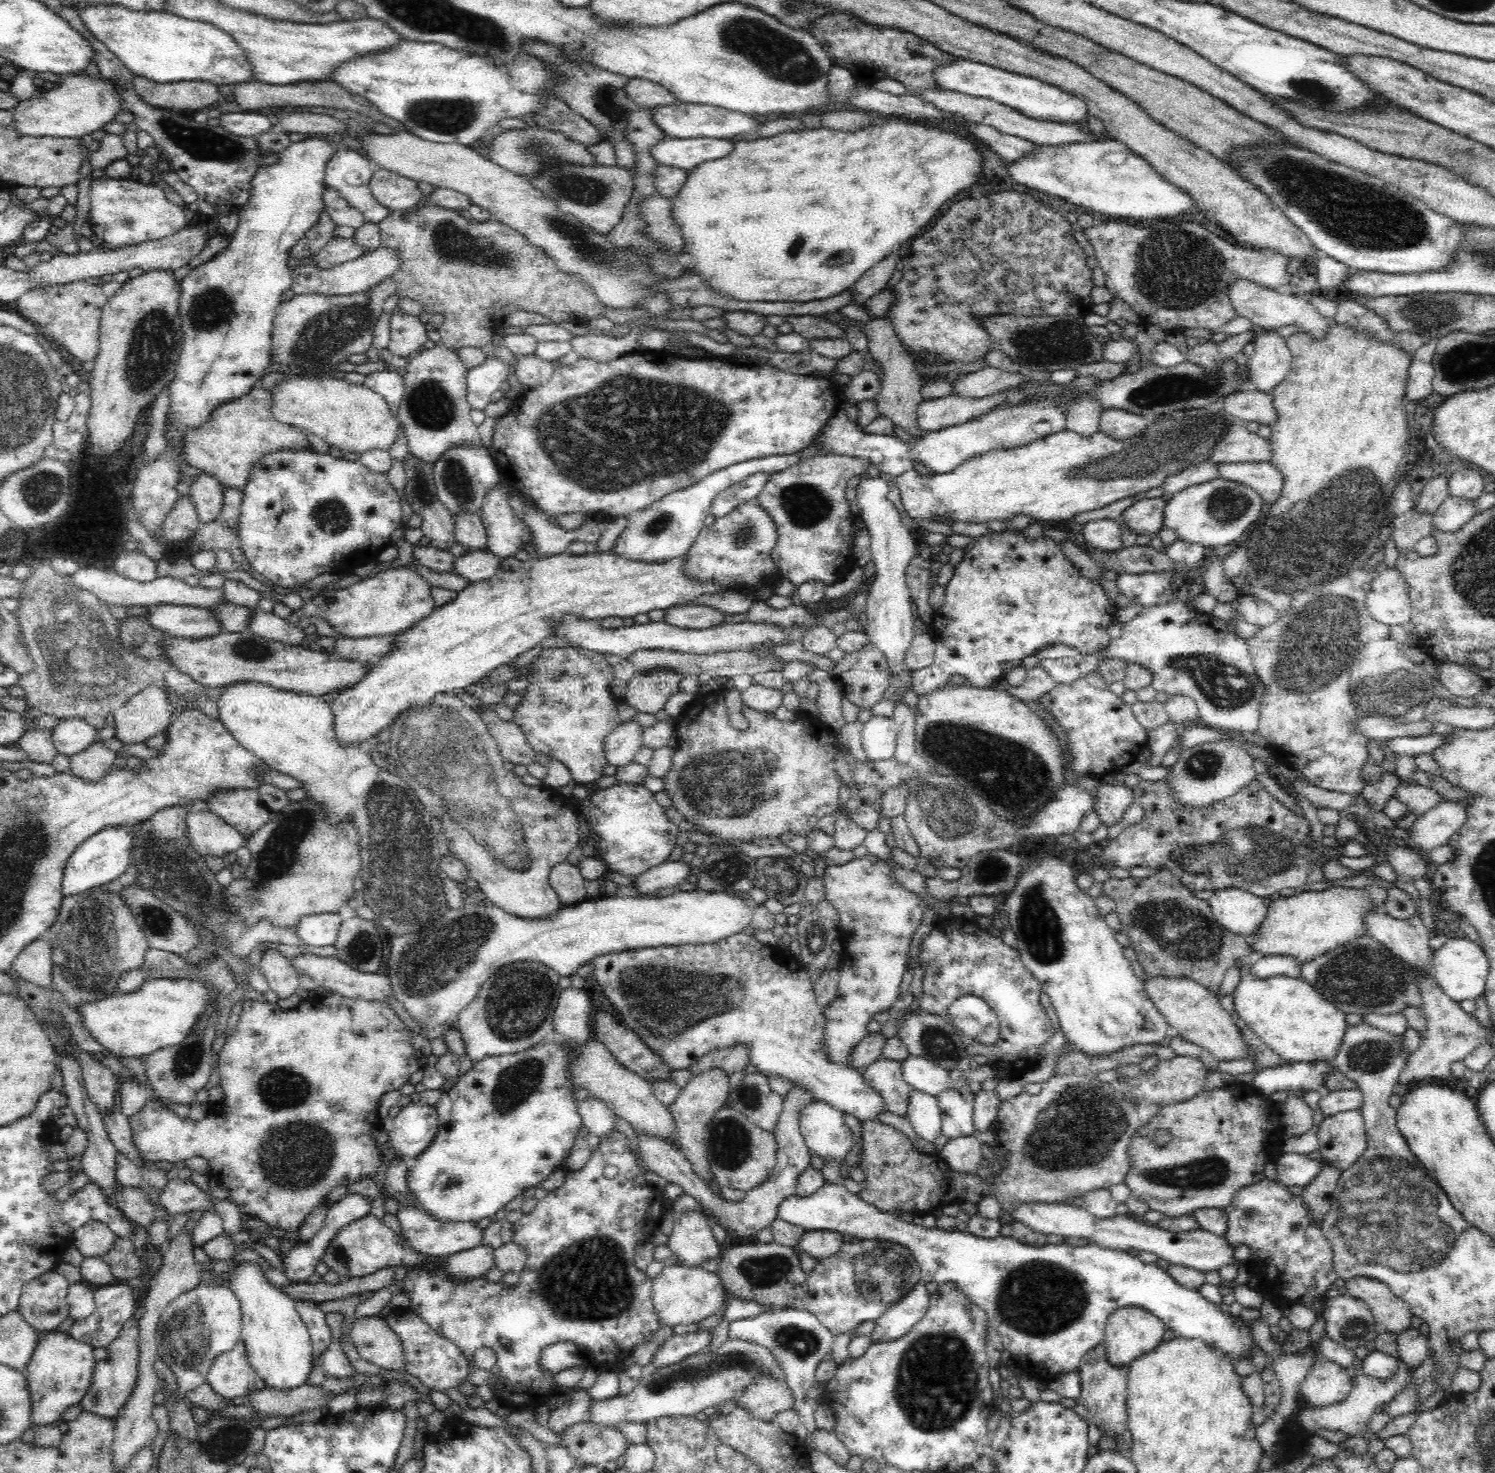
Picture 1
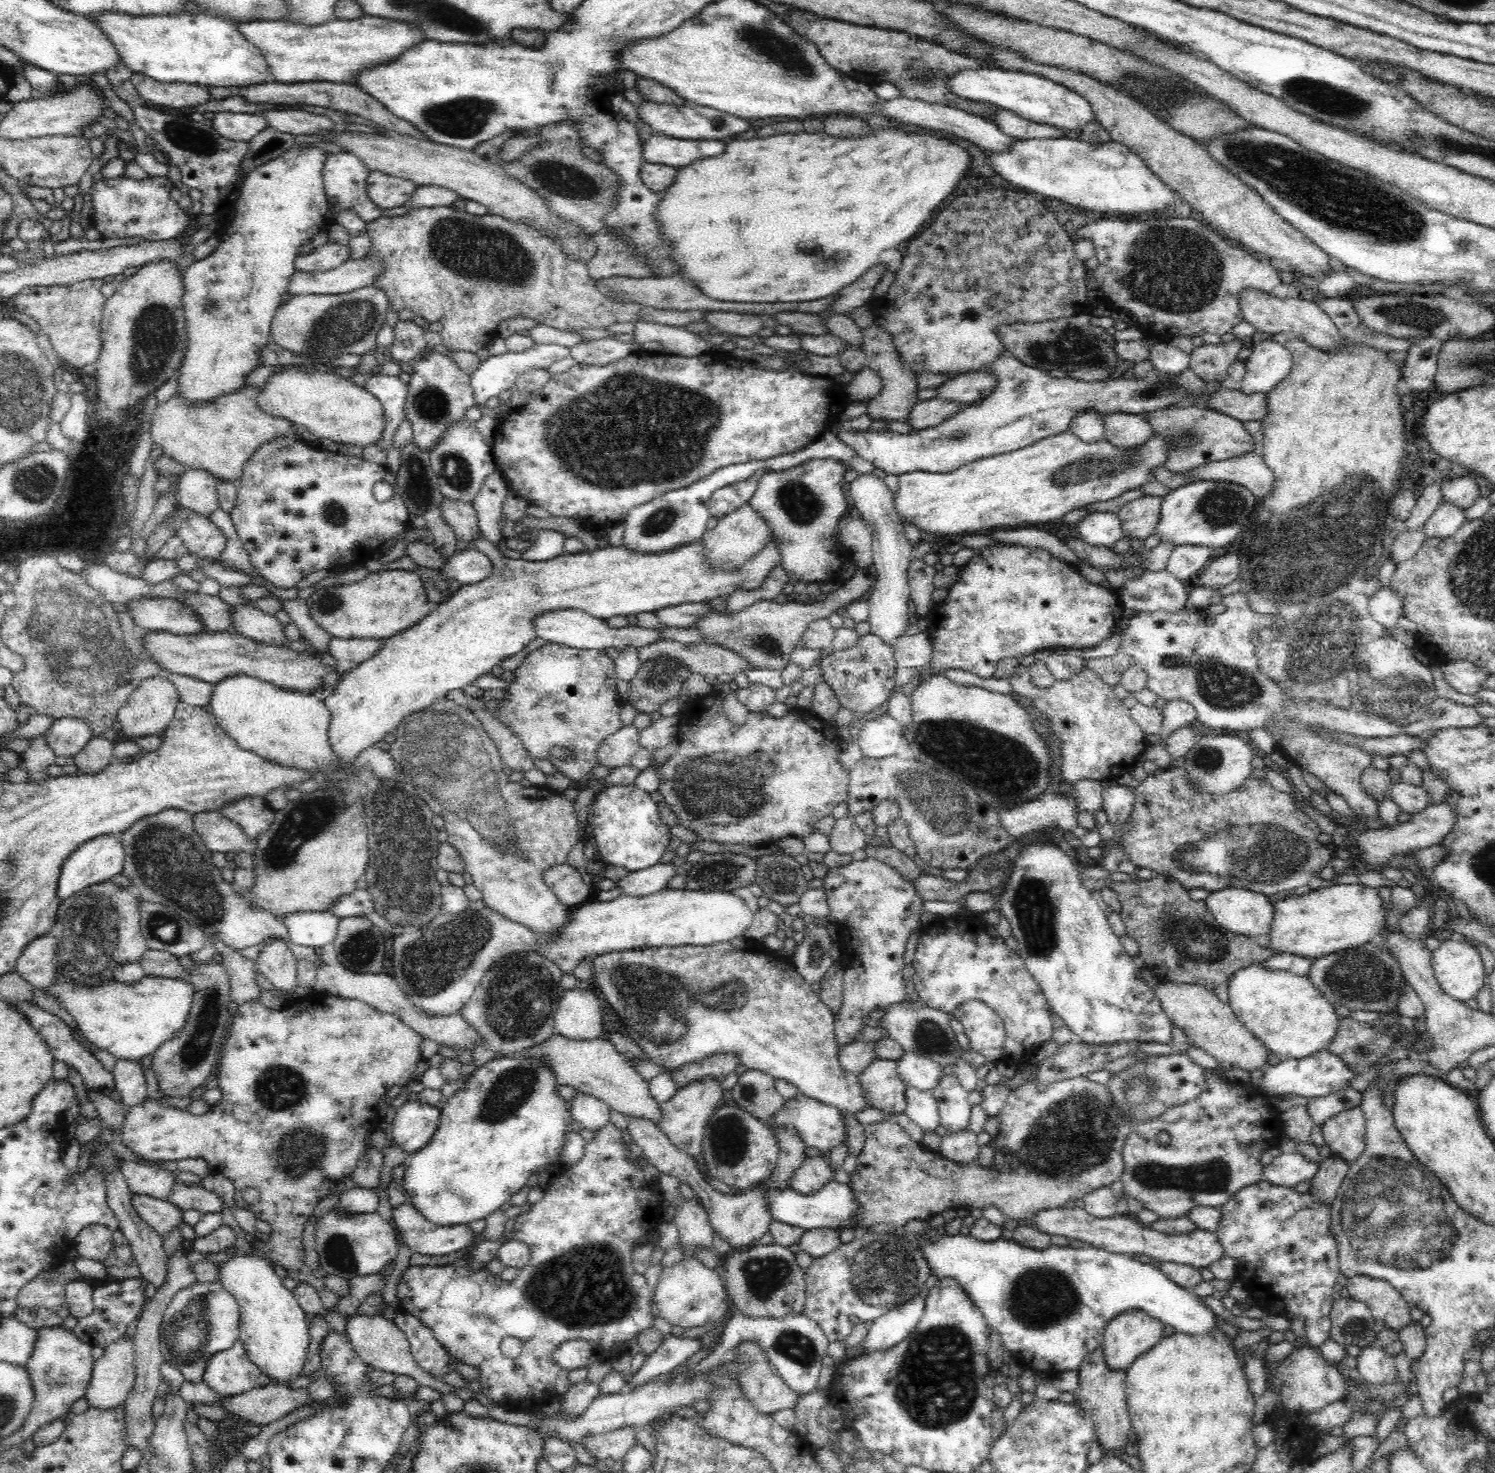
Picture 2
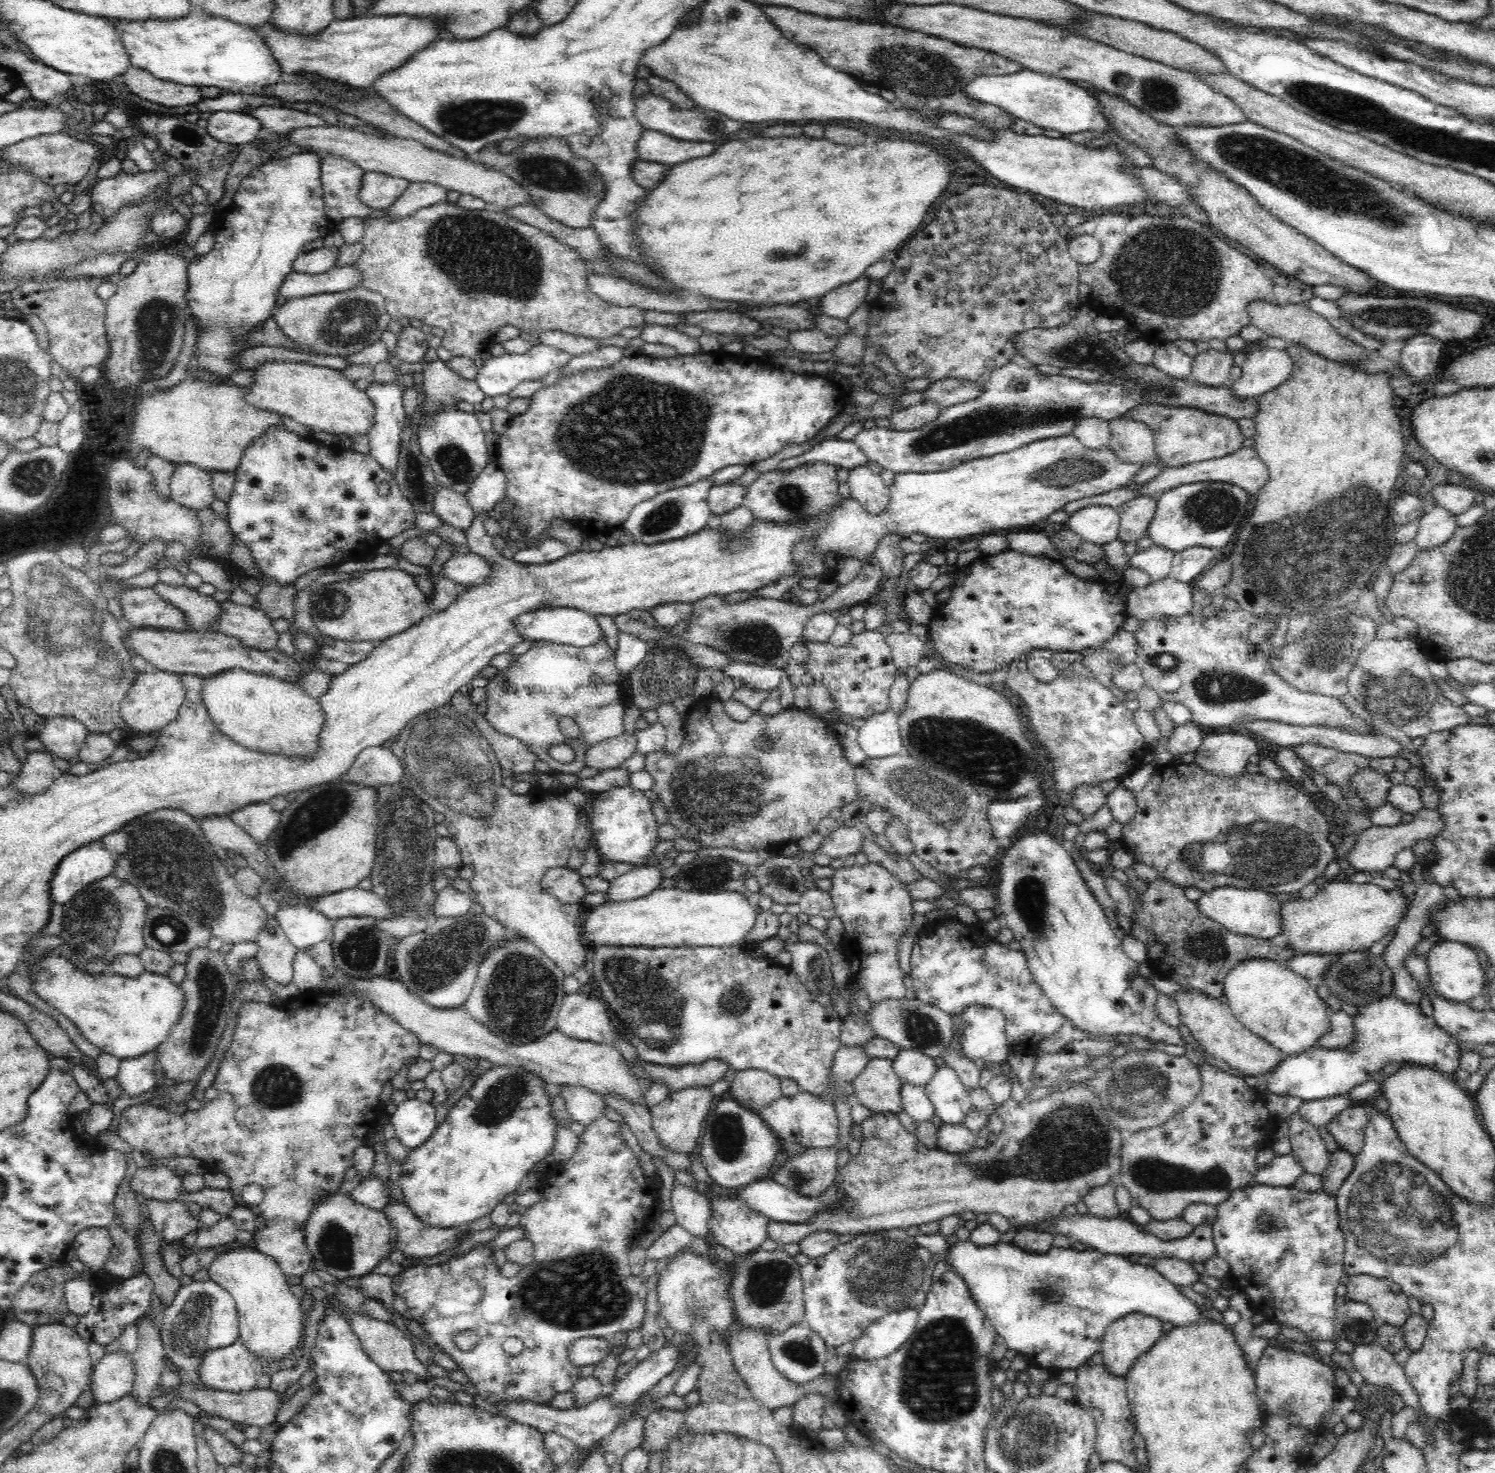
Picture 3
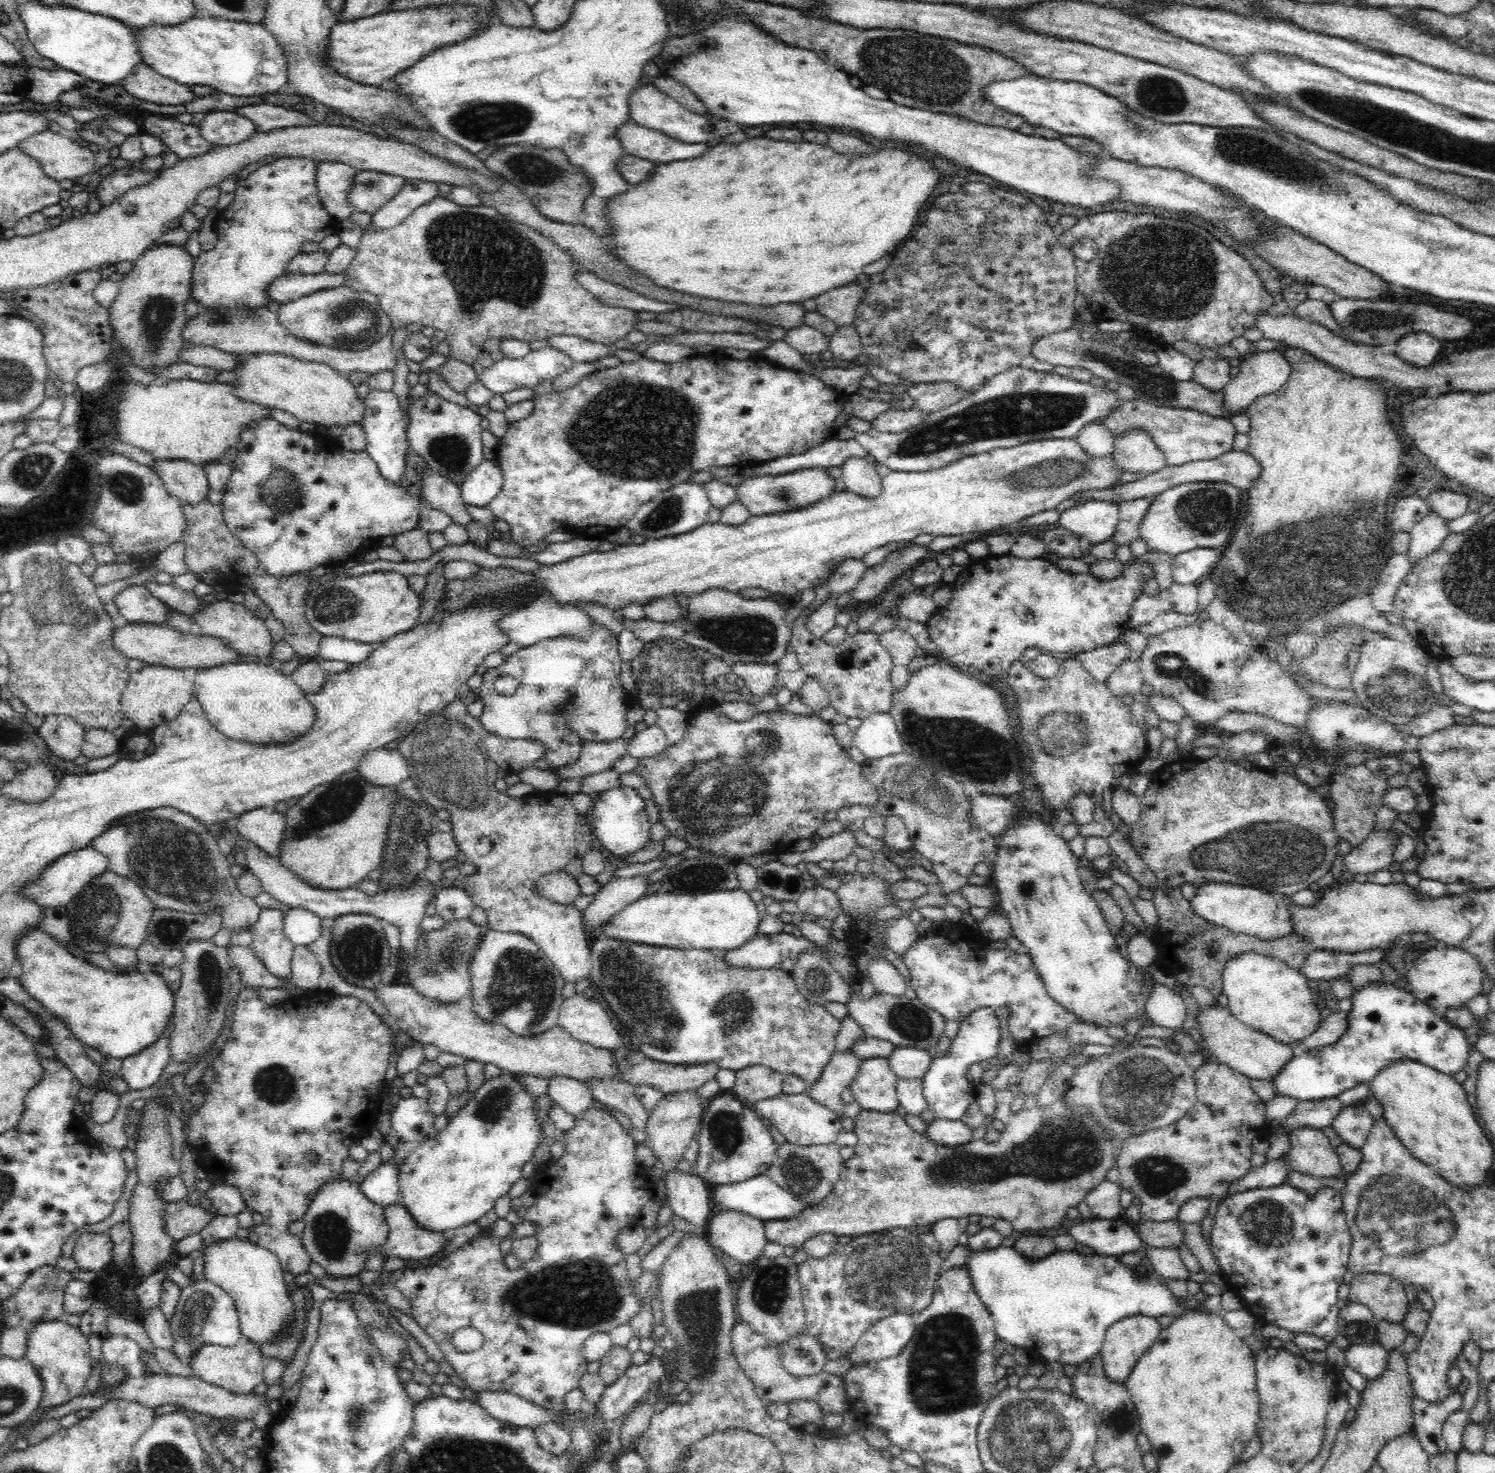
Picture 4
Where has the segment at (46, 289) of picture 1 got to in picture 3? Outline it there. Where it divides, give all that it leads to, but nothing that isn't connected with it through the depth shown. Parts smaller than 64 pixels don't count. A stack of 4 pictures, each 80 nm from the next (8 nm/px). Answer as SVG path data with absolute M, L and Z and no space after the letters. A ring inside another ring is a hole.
M76 276L76 278L59 278L21 282L6 297L10 300L12 308L18 308L20 313L34 313L46 325L48 337L47 354L51 361L56 362L70 379L78 380L83 370L87 367L102 366L110 352L110 341L105 327L105 314L107 303L96 295L96 290L104 280L100 276Z

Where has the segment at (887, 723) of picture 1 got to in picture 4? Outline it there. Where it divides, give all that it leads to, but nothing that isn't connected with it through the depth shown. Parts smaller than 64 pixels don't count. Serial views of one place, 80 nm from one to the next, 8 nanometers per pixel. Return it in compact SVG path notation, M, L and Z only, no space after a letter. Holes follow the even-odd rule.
M890 713L870 714L854 732L853 746L871 761L903 752L902 738Z

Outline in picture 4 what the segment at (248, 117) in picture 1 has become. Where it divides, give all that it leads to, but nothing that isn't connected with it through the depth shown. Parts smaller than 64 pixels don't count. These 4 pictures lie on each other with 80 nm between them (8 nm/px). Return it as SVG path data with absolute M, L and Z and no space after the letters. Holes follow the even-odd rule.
M233 110L207 113L196 125L200 137L214 147L245 142L257 131L250 119L236 114Z

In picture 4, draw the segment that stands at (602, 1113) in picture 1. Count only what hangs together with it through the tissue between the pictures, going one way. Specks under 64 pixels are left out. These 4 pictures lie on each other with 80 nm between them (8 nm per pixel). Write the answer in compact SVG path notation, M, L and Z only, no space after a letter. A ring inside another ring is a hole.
M552 1076L548 1078L547 1090L550 1099L574 1117L589 1110L594 1104L590 1089L575 1078Z

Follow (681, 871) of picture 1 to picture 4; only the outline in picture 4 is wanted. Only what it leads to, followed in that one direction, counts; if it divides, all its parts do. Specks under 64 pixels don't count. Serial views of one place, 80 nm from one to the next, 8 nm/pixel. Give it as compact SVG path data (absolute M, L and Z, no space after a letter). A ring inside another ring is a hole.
M646 875L640 878L611 878L608 884L593 896L594 900L582 912L582 926L588 944L603 936L603 930L613 916L645 896L649 885L646 879Z

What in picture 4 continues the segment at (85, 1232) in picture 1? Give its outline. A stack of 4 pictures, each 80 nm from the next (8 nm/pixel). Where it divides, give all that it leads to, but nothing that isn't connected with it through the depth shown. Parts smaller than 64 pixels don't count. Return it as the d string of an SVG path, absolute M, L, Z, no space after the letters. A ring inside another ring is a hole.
M84 1233L78 1238L72 1257L80 1270L104 1270L113 1259L113 1242L109 1233Z

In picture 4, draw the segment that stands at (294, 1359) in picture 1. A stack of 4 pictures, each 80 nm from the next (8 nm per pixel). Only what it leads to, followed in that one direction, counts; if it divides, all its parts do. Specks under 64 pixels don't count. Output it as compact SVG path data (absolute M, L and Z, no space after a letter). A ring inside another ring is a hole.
M220 1238L201 1247L206 1279L230 1295L242 1323L242 1335L257 1345L273 1342L291 1326L294 1308L283 1279L283 1268L275 1254L247 1239ZM290 1318L290 1320L288 1320Z

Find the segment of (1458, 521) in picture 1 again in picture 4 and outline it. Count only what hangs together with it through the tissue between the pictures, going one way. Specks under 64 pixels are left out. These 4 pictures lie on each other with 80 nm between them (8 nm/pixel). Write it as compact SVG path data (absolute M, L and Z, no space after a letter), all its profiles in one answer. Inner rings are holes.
M1428 513L1409 532L1408 563L1410 568L1417 565L1425 556L1432 554L1448 536L1447 522L1438 513Z

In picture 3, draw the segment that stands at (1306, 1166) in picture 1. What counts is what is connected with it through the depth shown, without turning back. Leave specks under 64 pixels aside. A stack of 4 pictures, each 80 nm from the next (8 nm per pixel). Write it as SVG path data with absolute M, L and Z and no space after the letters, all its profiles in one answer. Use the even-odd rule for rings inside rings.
M1289 1153L1276 1156L1270 1163L1259 1166L1247 1186L1295 1186L1304 1173L1300 1163Z

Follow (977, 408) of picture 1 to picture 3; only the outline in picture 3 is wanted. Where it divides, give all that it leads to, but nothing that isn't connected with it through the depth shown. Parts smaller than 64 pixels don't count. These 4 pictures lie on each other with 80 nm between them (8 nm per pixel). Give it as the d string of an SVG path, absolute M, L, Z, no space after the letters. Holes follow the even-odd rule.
M932 402L928 404L917 403L908 408L896 410L886 420L890 423L892 431L916 430L924 427L927 423L933 422L939 415L941 409Z

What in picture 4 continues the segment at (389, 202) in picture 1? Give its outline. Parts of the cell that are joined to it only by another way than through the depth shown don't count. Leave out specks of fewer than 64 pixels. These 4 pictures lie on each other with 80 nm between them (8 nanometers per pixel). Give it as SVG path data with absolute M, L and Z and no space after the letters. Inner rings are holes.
M374 170L357 171L350 182L346 203L354 207L352 212L368 212L372 215L390 198L394 198L404 183L405 178L398 175Z

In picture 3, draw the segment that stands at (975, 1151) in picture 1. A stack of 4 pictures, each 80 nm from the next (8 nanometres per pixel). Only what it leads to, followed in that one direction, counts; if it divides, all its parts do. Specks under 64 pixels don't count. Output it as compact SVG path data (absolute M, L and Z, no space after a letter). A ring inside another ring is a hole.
M963 1122L936 1126L936 1147L946 1152L968 1152L975 1148L977 1133L972 1132Z

